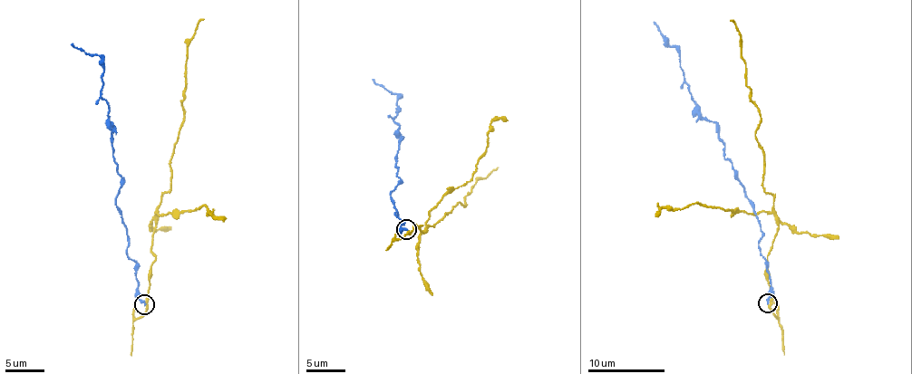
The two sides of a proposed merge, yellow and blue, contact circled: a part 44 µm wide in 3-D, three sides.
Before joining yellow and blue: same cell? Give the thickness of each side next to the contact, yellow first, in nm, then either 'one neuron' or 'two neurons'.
calibres 180 and 220 nm; two neurons

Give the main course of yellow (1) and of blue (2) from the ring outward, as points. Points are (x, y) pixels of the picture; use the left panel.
1: (145, 305), (156, 215), (171, 184), (169, 159), (183, 121), (187, 43), (203, 18)
2: (145, 305), (115, 201), (122, 177), (101, 97), (101, 58), (71, 44)

